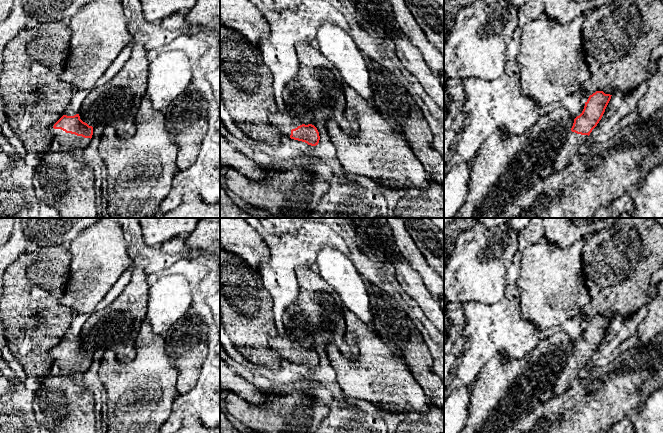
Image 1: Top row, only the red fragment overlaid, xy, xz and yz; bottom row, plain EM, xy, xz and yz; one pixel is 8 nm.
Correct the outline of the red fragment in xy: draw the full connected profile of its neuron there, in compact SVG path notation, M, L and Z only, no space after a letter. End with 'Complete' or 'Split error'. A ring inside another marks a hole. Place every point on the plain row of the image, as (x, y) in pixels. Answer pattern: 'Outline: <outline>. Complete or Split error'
Outline: M79 338L74 340L63 339L52 351L51 357L57 363L61 373L84 372L90 367L93 351L80 343Z. Split error

